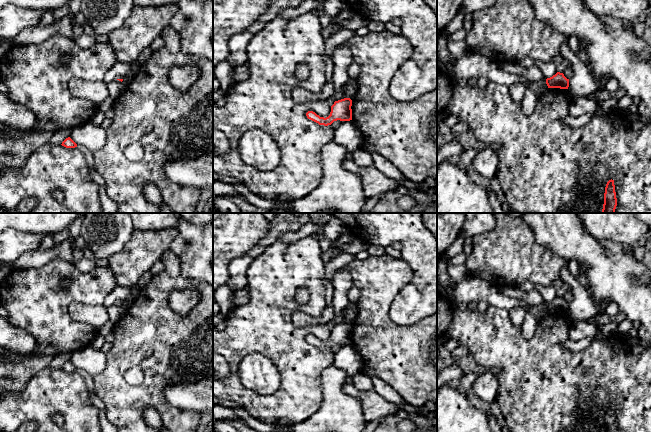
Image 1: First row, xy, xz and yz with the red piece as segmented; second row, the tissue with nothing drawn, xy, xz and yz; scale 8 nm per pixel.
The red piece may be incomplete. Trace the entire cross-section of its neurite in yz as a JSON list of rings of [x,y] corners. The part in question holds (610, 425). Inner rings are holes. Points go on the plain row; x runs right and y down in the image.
[[[609,404],[605,411],[603,432],[616,432],[617,422],[615,416],[614,404]]]

